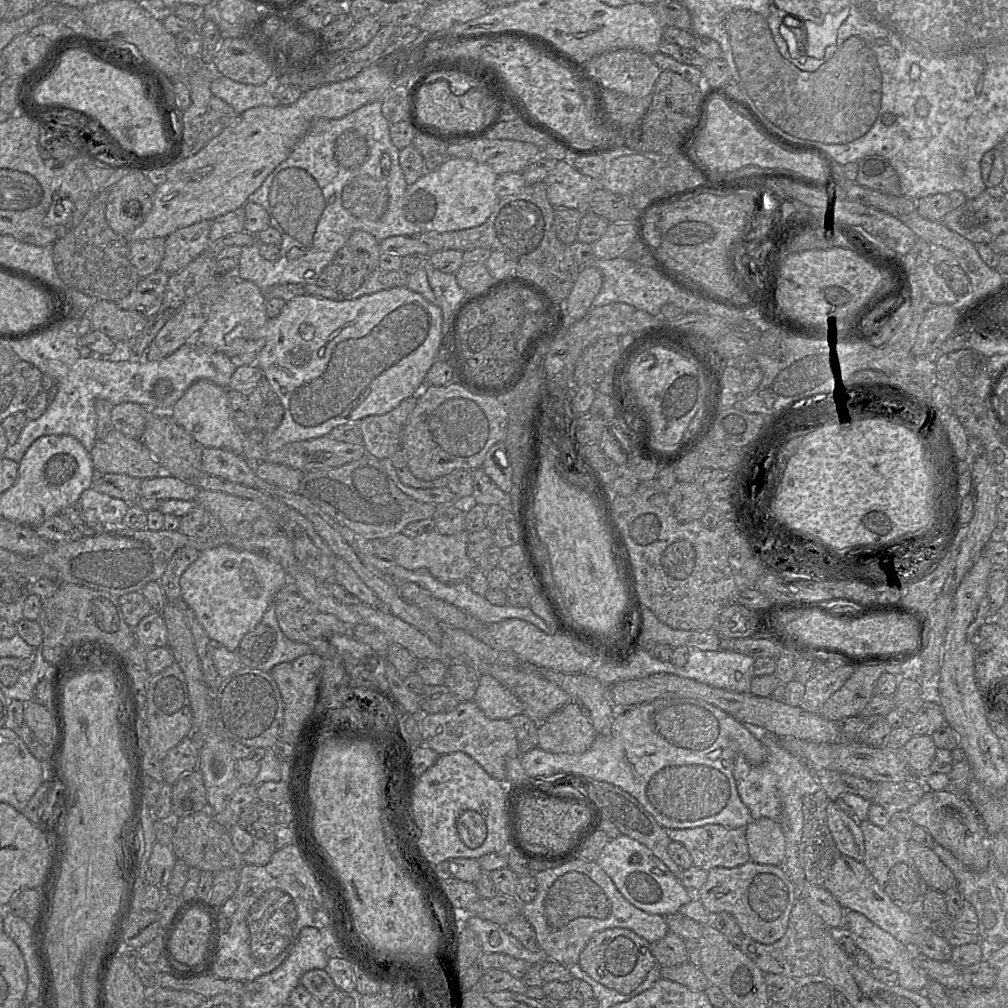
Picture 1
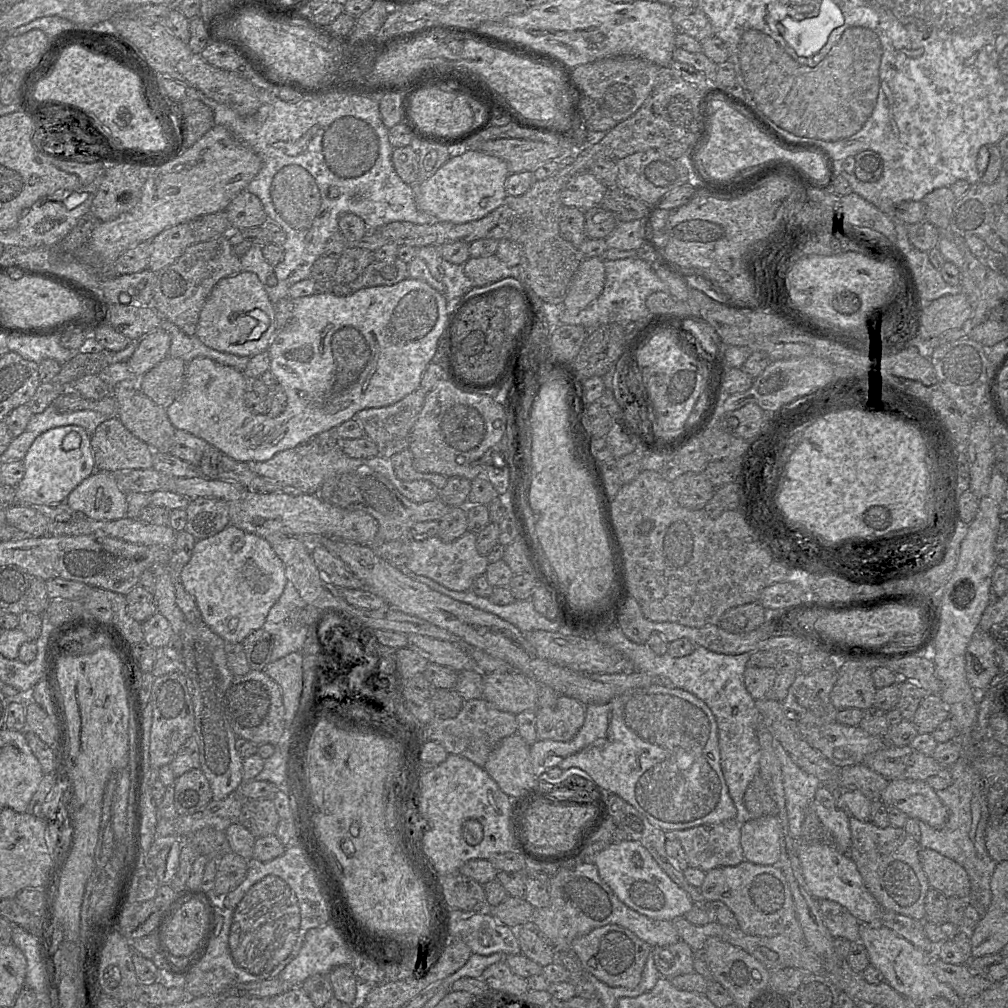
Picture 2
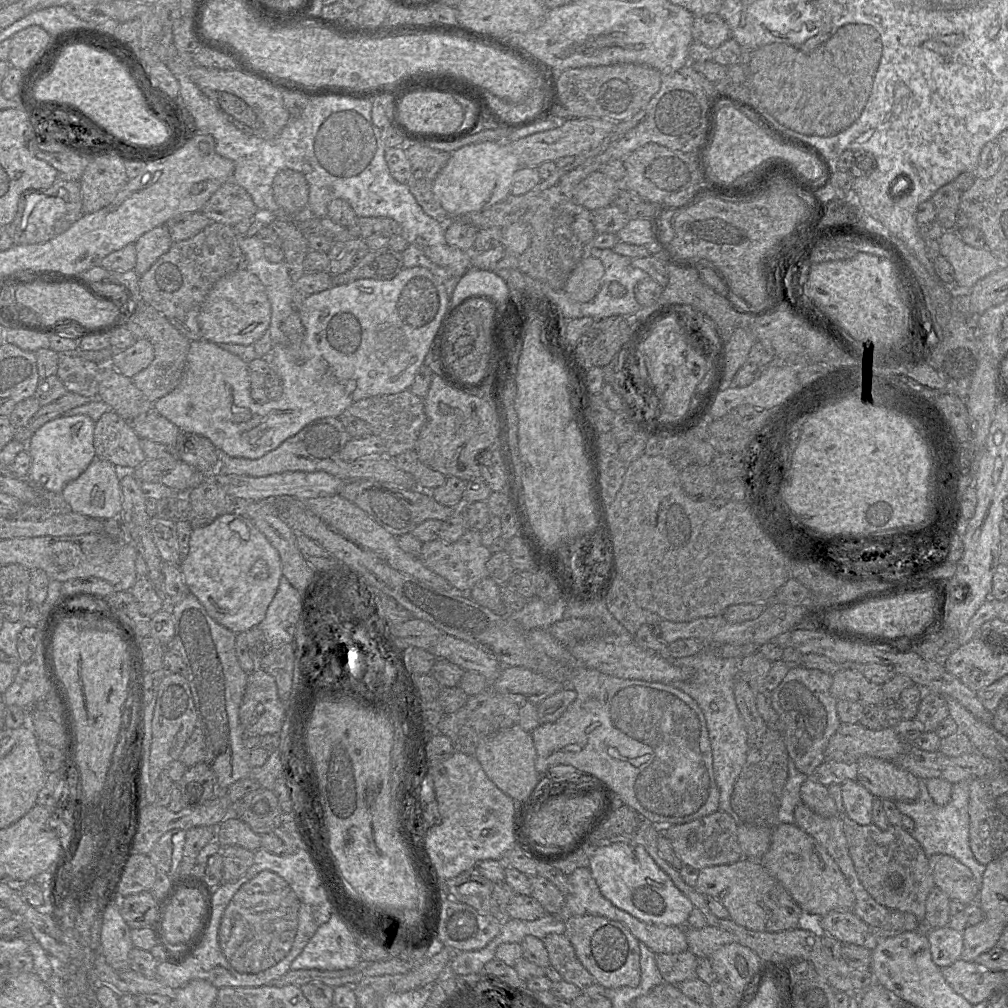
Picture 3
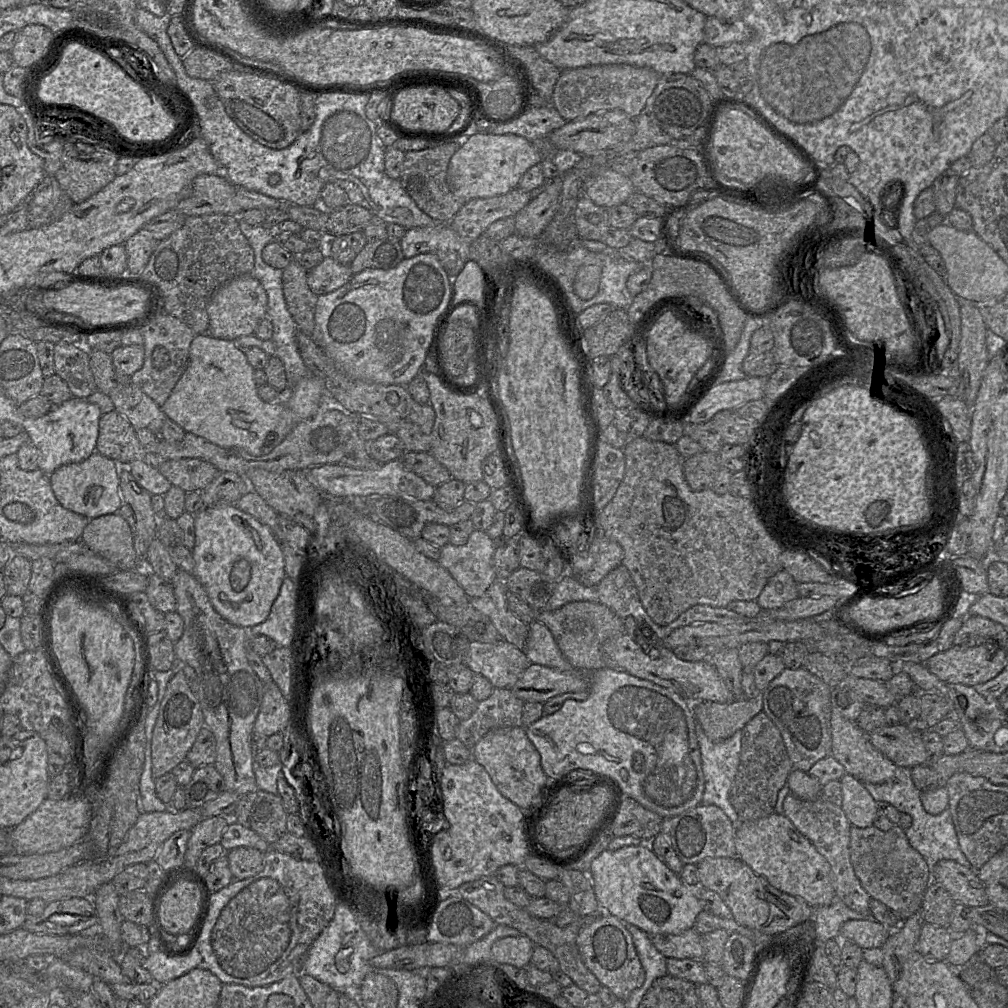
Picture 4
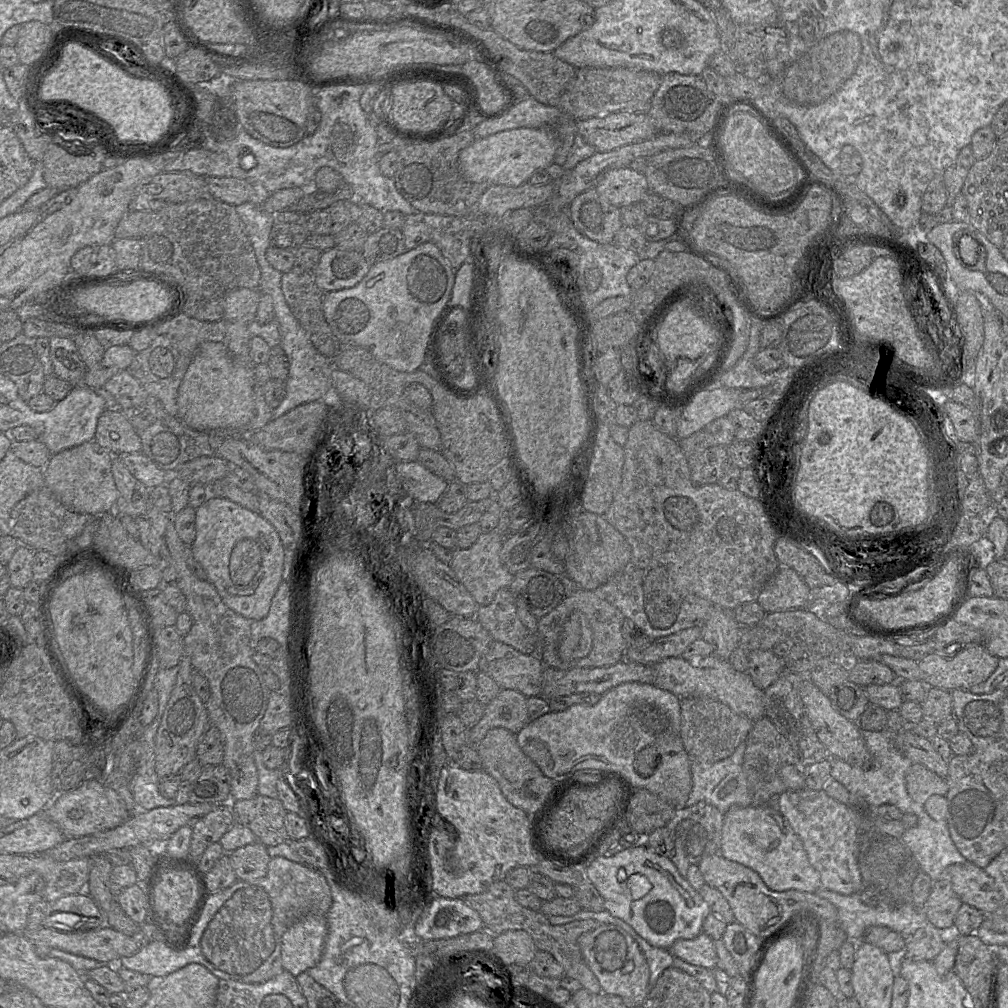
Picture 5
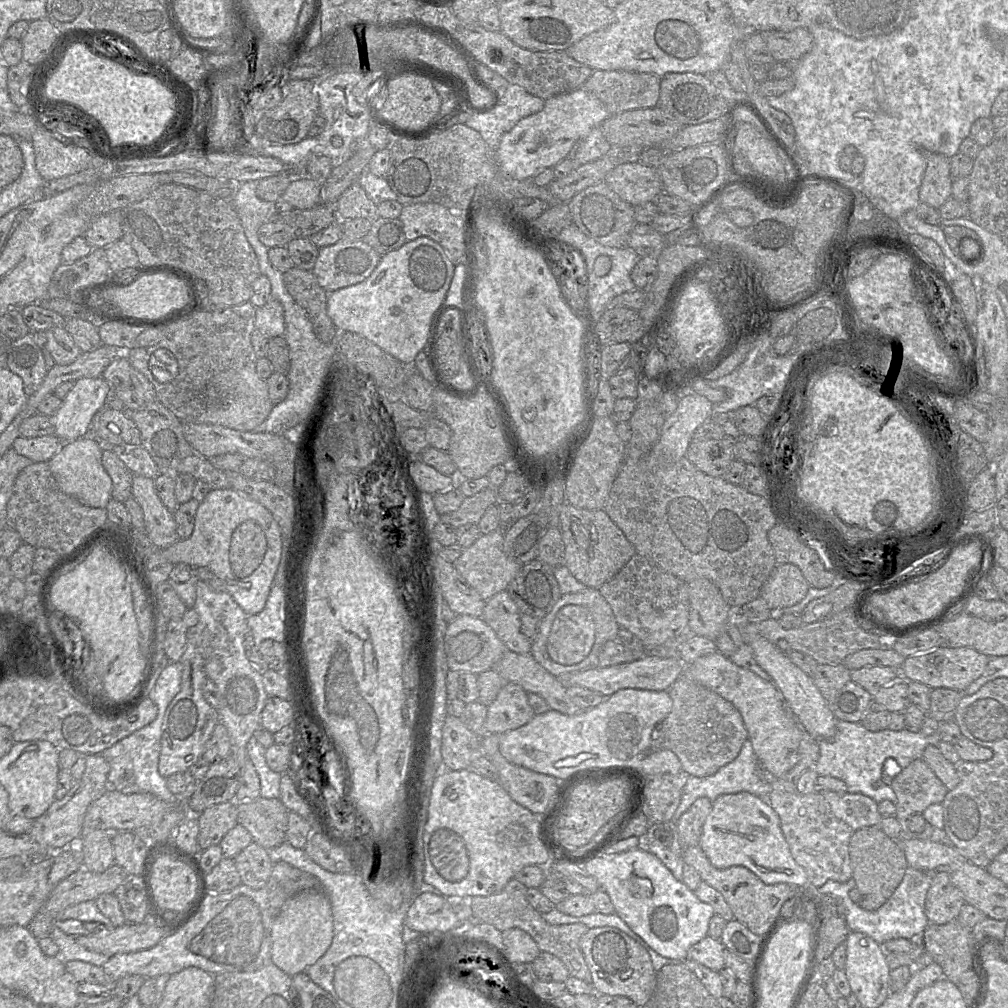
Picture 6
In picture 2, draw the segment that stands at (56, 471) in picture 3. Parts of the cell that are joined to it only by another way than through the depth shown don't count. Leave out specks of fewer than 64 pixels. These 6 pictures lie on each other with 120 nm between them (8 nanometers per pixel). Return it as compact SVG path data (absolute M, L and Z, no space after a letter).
M77 425L55 427L40 434L23 462L25 474L15 487L15 502L29 506L65 502L70 492L96 470L91 436Z

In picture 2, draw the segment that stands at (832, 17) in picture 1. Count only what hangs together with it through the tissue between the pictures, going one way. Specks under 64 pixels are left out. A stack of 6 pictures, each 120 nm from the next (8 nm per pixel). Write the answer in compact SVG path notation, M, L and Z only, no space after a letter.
M821 9L817 17L802 21L787 18L782 22L787 31L784 39L800 57L810 57L817 54L827 43L831 33L832 21L824 22Z

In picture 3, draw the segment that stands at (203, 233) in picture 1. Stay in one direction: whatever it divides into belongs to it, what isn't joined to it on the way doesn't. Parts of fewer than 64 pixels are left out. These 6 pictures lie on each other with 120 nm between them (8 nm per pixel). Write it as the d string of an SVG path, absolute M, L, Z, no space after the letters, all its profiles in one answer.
M166 225L158 226L144 233L135 243L136 265L134 271L138 275L144 274L165 254L173 241Z

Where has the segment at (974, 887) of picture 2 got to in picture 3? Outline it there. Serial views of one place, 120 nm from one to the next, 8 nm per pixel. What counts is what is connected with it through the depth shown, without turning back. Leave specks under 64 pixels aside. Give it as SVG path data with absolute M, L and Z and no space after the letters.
M919 780L919 796L916 800L894 802L902 815L913 819L914 829L911 836L918 841L927 857L934 854L947 854L956 858L971 870L980 890L986 865L980 864L975 859L969 844L969 781L963 780L953 784L951 799L943 806L934 803L925 780Z

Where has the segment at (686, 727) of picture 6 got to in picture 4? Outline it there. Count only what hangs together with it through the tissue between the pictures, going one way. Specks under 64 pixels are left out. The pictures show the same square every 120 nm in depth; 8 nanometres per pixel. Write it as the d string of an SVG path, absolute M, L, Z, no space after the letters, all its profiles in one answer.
M762 692L751 699L741 697L728 703L699 701L692 703L692 710L707 738L715 743L722 742L762 712Z

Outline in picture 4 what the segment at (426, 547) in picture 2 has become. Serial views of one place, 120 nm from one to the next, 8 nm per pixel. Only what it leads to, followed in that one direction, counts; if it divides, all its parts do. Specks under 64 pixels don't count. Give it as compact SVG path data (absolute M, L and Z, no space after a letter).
M474 530L466 544L456 546L447 543L440 547L438 562L463 588L469 599L481 597L498 580L492 559L496 548L497 541L492 540L485 531Z

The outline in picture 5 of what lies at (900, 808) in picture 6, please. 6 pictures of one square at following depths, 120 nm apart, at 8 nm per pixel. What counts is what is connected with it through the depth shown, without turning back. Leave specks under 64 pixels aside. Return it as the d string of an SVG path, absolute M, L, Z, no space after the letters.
M913 763L905 777L906 789L913 801L924 805L932 795L946 796L947 780L929 770L923 764Z

